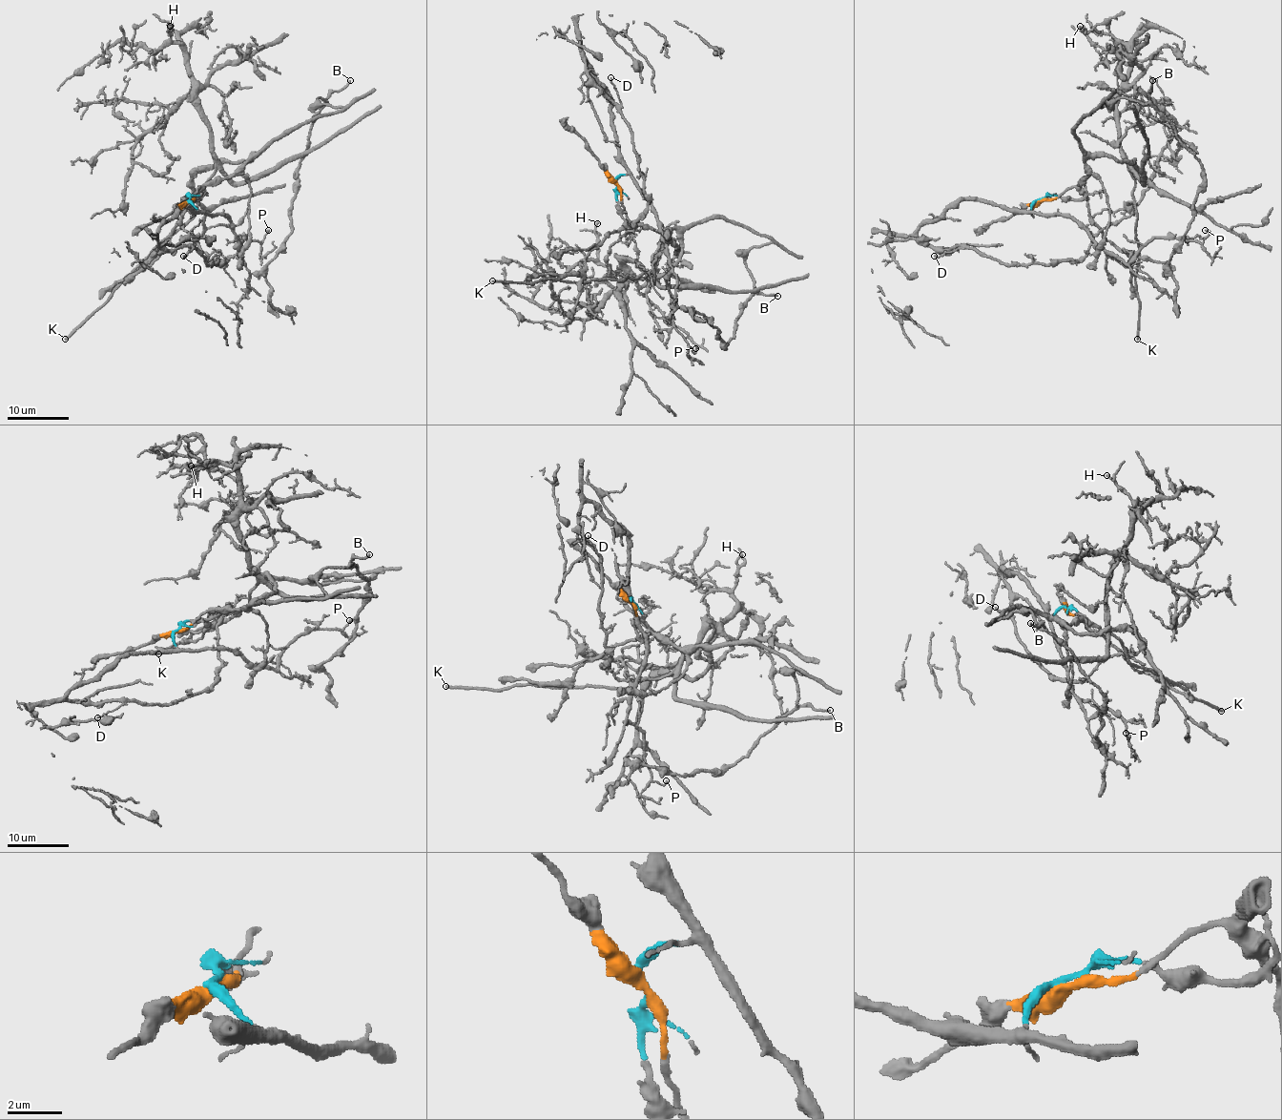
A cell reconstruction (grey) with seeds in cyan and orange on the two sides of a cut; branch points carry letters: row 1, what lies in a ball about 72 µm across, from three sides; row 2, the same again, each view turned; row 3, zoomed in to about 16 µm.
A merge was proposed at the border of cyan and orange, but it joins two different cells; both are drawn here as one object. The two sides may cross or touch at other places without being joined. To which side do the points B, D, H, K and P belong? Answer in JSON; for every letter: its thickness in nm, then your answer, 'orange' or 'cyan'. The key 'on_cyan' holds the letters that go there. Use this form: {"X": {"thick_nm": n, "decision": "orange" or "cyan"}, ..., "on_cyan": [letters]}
{"B": {"thick_nm": 190, "decision": "orange"}, "D": {"thick_nm": 120, "decision": "cyan"}, "H": {"thick_nm": 140, "decision": "orange"}, "K": {"thick_nm": 240, "decision": "orange"}, "P": {"thick_nm": 160, "decision": "cyan"}, "on_cyan": ["D", "P"]}

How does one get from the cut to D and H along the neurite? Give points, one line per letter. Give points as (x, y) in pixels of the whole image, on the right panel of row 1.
D: (1041, 199), (1028, 210), (978, 199), (957, 199), (920, 227), (917, 238), (935, 247), (961, 247), (934, 256)
H: (1041, 201), (1078, 184), (1088, 158), (1131, 163), (1117, 100), (1129, 51), (1111, 35), (1079, 27)

